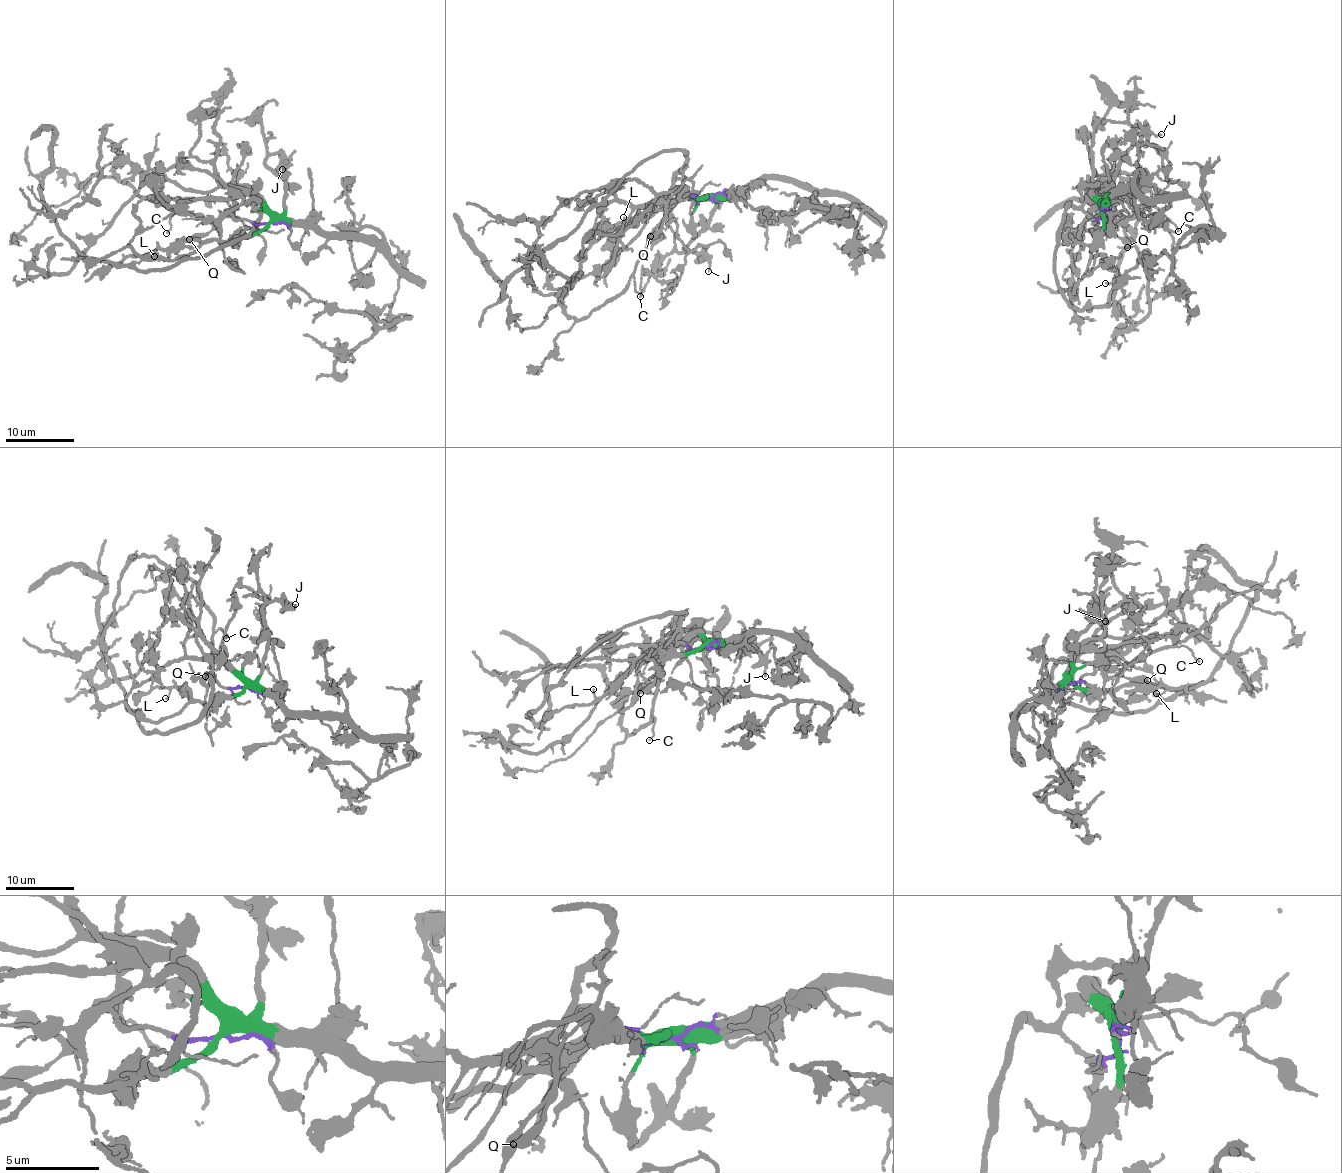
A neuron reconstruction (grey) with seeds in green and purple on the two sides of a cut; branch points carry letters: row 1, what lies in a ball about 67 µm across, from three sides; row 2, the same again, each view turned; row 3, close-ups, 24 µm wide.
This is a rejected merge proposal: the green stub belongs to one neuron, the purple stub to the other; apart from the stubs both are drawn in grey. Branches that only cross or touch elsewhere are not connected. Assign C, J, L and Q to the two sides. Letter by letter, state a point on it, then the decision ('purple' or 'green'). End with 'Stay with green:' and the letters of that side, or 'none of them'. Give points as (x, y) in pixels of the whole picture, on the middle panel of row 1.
C: (640, 296) | purple
J: (708, 271) | green
L: (623, 217) | green
Q: (650, 236) | purple
Stay with green: J, L

